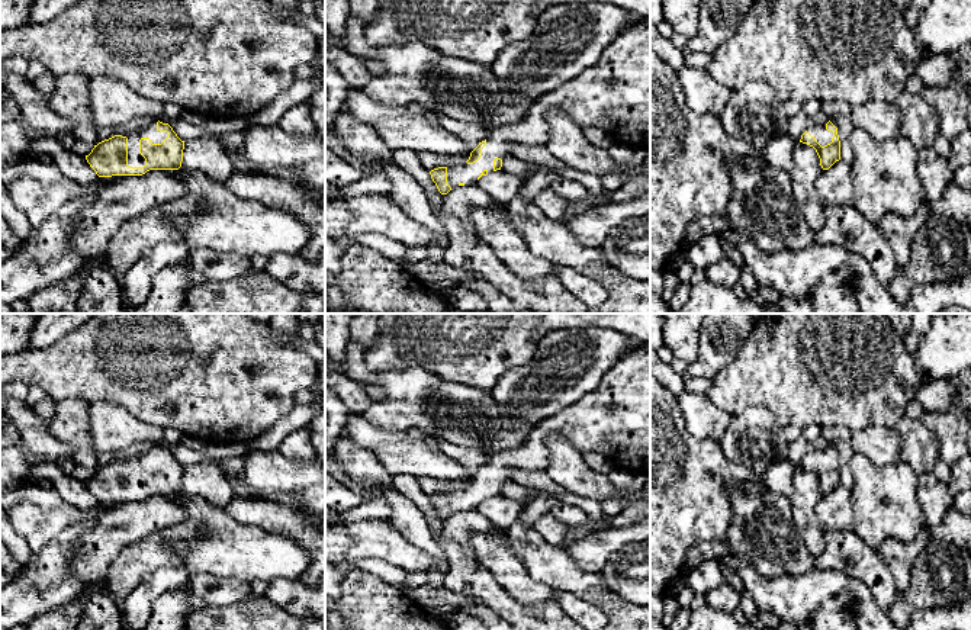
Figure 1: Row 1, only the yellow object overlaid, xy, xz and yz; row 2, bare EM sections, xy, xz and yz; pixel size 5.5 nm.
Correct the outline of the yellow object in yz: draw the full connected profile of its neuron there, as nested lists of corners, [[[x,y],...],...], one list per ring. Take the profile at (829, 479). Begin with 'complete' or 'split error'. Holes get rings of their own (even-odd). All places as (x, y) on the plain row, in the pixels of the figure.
split error; [[[833,447],[813,450],[801,460],[800,467],[813,472],[820,483],[823,495],[829,495],[840,485],[840,466]]]

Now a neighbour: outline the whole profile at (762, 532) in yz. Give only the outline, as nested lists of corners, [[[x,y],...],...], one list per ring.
[[[727,488],[733,517],[727,530],[730,552],[745,557],[763,578],[804,575],[816,568],[791,515],[791,502],[765,489],[750,495]]]

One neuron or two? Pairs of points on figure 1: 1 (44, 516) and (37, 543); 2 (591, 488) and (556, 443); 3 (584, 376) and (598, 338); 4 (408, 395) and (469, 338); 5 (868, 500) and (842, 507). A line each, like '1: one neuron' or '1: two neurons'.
1: one neuron
2: one neuron
3: one neuron
4: two neurons
5: two neurons

